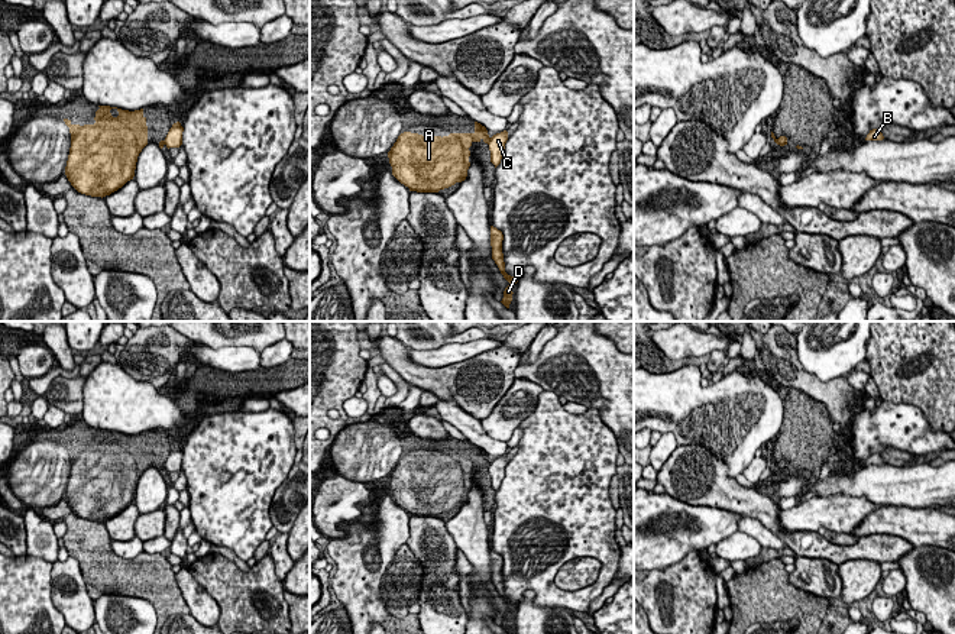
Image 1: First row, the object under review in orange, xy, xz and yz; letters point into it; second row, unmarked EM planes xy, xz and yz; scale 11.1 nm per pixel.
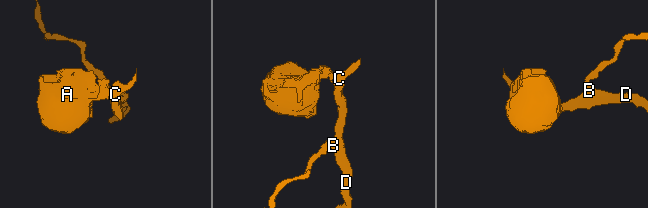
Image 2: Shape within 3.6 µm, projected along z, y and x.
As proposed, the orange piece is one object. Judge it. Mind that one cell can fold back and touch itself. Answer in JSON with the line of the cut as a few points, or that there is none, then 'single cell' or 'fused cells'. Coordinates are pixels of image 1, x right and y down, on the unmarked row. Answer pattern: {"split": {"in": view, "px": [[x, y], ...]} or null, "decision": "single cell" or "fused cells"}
{"split": {"in": "xz", "px": [[491, 462], [488, 468]]}, "decision": "fused cells"}

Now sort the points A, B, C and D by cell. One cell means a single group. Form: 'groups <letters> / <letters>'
groups A / B C D

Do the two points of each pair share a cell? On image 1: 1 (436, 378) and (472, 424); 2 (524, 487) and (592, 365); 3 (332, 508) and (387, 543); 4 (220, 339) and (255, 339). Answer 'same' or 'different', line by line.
1: different
2: different
3: different
4: same

